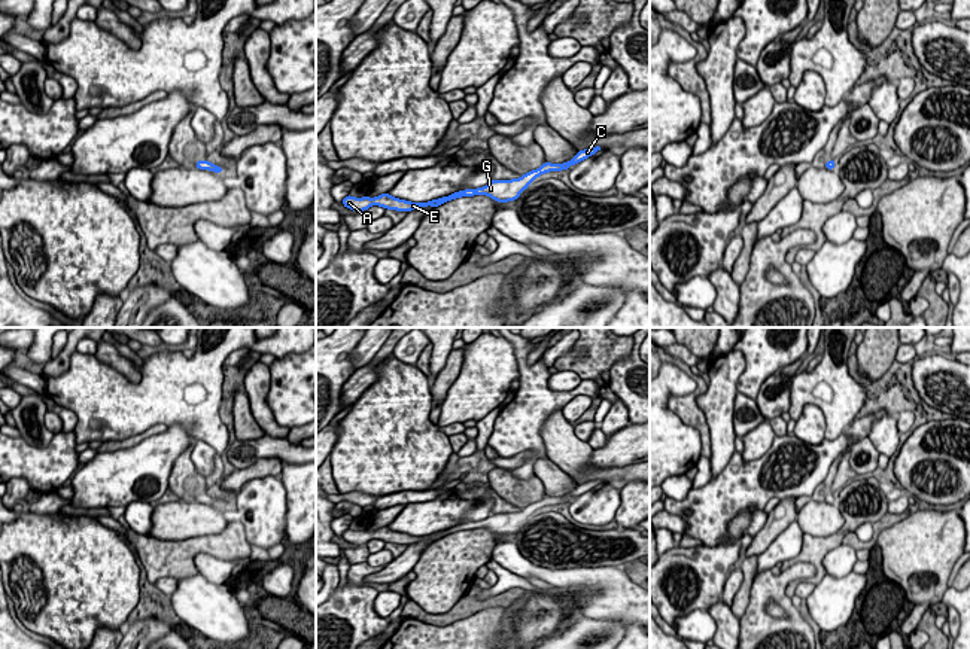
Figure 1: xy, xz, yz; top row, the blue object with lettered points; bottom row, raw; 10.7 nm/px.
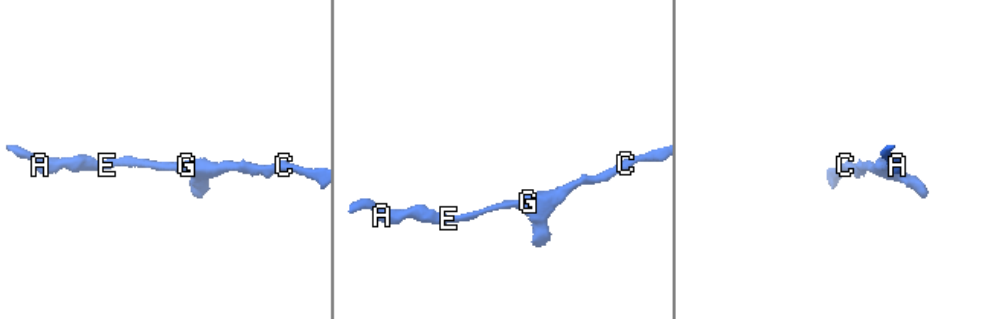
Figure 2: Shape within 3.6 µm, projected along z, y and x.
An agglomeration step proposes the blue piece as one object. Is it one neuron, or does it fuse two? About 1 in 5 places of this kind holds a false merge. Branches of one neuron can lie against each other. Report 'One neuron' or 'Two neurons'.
One neuron

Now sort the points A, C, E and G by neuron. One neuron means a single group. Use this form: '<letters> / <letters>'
A C E G

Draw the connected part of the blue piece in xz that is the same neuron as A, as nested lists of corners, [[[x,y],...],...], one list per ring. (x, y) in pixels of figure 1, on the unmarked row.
[[[596,479],[596,481],[590,481],[586,484],[580,484],[569,496],[565,496],[565,497],[544,496],[542,500],[523,508],[520,512],[492,514],[484,521],[459,524],[459,525],[451,527],[448,530],[438,531],[438,533],[428,534],[428,536],[410,536],[410,534],[393,531],[389,527],[381,527],[375,531],[368,531],[368,530],[355,531],[355,530],[347,528],[343,533],[343,539],[353,543],[353,545],[364,545],[364,543],[368,543],[371,539],[380,539],[383,542],[398,543],[398,545],[411,545],[411,543],[416,543],[420,540],[428,540],[428,539],[438,540],[438,539],[441,539],[450,533],[456,533],[460,530],[472,530],[472,528],[487,528],[498,536],[514,534],[519,531],[519,528],[524,522],[527,522],[527,519],[538,509],[548,506],[548,505],[568,503],[571,499],[575,499],[575,497],[584,494],[586,491],[592,490],[597,484],[602,484],[602,481]]]

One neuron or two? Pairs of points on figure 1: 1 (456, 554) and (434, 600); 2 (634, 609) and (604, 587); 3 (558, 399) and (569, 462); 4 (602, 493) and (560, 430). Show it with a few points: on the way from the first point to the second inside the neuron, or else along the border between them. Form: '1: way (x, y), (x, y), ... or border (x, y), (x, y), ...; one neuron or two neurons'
1: way (446, 566), (437, 588); one neuron
2: way (626, 602), (611, 594); one neuron
3: border (560, 408), (543, 424), (543, 441); two neurons
4: border (602, 483), (608, 483), (619, 490); two neurons

